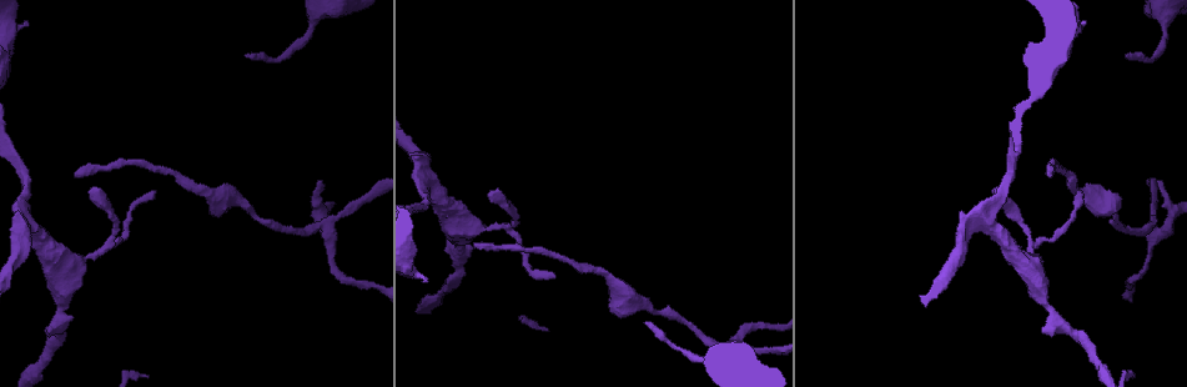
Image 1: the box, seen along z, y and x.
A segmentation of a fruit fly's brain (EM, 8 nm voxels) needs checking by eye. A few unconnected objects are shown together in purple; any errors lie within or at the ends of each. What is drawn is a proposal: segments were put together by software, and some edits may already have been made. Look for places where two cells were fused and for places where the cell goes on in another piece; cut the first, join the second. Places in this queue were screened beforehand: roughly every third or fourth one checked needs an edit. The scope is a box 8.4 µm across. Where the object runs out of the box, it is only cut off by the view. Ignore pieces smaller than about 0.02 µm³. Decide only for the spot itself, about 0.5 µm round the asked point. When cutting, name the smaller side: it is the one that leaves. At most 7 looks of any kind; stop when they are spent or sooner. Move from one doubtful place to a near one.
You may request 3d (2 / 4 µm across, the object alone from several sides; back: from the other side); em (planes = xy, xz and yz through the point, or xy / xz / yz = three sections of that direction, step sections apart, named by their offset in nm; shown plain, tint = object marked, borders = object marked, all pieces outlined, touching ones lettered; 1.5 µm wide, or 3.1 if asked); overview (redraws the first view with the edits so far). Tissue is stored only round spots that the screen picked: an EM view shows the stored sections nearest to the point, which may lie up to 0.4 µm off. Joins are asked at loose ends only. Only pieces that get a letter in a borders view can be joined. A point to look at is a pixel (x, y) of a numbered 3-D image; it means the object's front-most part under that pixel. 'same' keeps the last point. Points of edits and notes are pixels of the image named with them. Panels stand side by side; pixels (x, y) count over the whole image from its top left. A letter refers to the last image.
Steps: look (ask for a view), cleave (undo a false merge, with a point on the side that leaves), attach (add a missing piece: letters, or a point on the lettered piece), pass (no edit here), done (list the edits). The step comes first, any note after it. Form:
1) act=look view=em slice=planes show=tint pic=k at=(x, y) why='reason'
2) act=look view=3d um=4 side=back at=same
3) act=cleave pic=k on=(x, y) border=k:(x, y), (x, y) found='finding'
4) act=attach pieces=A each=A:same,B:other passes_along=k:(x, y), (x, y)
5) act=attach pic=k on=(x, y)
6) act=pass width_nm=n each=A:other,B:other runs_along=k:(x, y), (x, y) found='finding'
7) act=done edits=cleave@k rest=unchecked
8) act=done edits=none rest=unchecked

act=look view=3d um=2 pic=1 at=(475, 243) why='thin end'

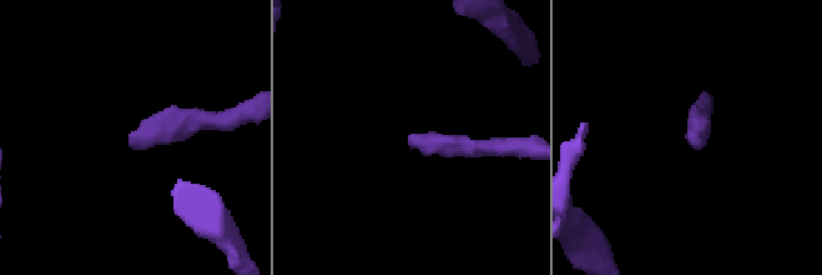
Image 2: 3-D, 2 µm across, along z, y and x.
act=look view=em slice=planes show=borders pic=2 at=(409, 139)

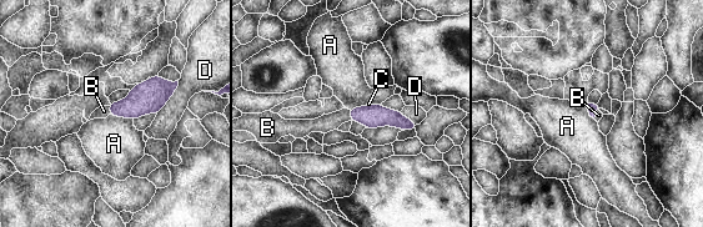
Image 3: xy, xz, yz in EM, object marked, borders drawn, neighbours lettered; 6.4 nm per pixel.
act=attach pieces=B each=A:other,B:same,C:other,D:other passes_along=3:(372, 116), (350, 115), (325, 124) found='the cell continues'

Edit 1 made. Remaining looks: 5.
act=look view=em slice=planes show=tint pic=1 at=(247, 57) why='free end'

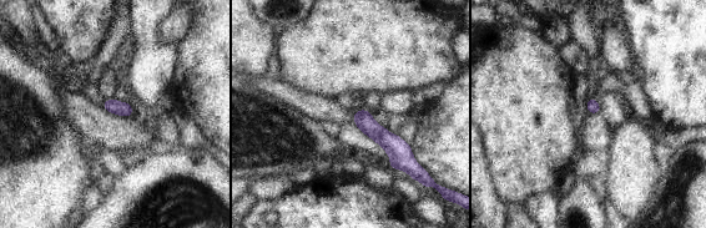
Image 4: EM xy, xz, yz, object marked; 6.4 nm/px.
act=look view=em slice=planes show=borders at=same

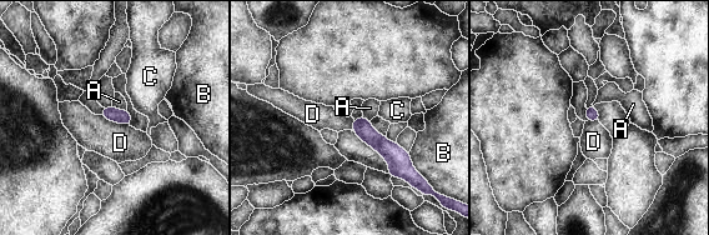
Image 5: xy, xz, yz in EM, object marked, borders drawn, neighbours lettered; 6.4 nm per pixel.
act=pass width_nm=80 each=A:other,B:other,C:other,D:other found='none of them fits'

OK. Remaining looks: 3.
act=done edits=attach@3 rest=unchecked

